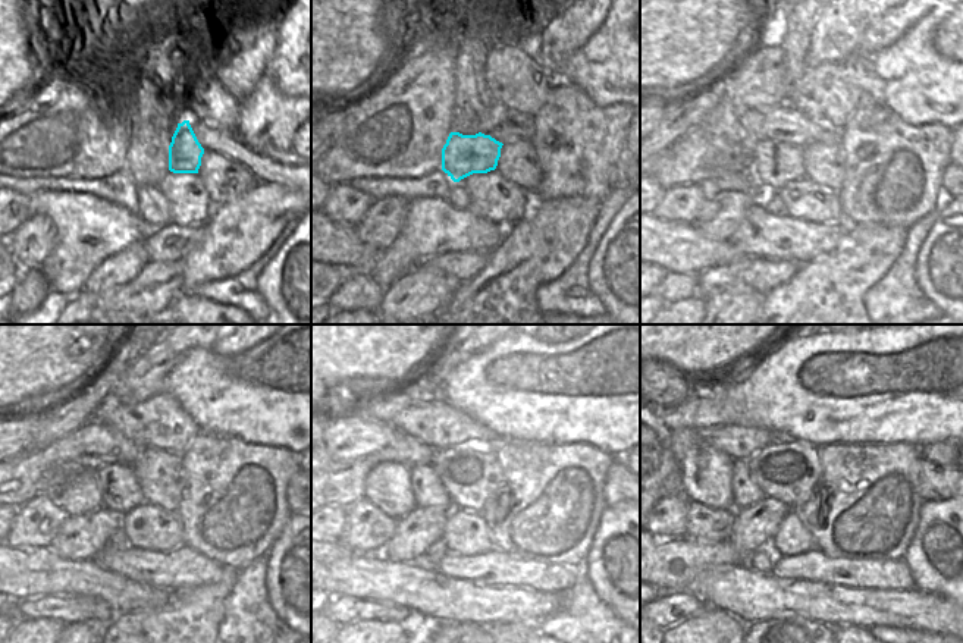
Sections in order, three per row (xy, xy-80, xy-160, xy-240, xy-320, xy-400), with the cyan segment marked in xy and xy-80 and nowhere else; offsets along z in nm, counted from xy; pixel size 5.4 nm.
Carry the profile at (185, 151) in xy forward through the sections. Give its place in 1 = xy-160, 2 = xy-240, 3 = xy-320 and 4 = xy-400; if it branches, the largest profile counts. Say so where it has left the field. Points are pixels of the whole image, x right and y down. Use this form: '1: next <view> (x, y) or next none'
1: next xy-160 (775, 163)
2: next xy-240 (119, 488)
3: next xy-320 (427, 489)
4: next xy-400 (746, 492)

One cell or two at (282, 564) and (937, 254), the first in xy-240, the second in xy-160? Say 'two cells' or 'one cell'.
one cell

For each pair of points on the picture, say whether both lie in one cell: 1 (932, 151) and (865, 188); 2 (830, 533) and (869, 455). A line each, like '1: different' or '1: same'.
1: same
2: same

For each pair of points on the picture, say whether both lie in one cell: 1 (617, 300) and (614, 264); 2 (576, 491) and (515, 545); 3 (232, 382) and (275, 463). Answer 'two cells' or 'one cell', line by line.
1: one cell
2: one cell
3: two cells

